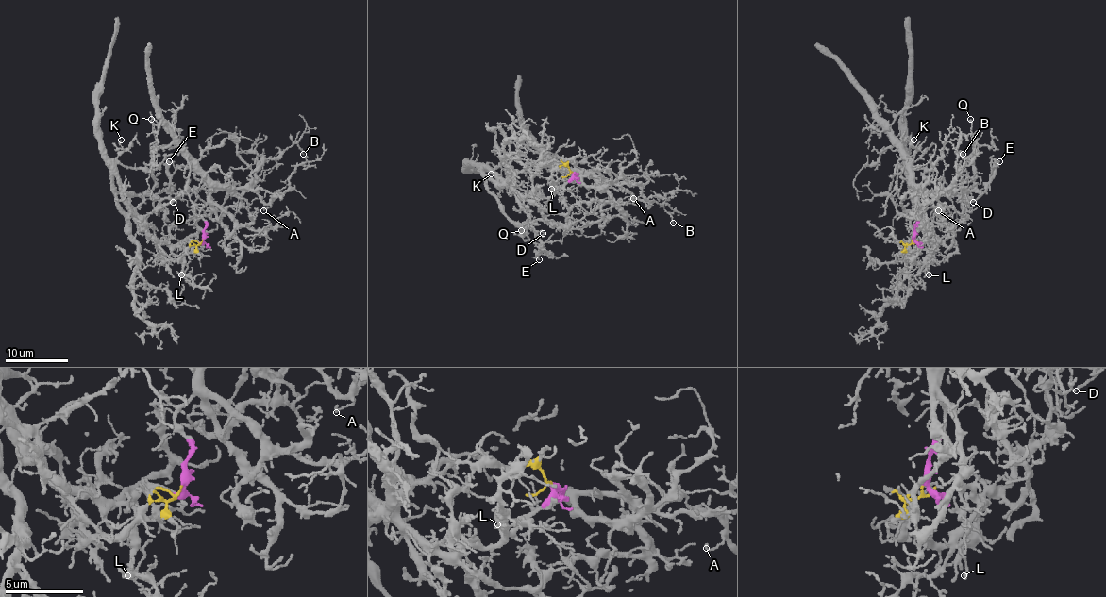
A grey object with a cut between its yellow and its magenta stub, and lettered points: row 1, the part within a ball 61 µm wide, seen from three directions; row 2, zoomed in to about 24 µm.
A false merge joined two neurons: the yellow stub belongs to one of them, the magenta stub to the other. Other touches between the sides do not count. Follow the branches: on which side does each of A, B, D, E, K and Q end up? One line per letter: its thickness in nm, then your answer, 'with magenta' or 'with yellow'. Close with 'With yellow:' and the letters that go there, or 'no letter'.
A: calibre 110 nm; with magenta
B: calibre 90 nm; with magenta
D: calibre 130 nm; with yellow
E: calibre 140 nm; with yellow
K: calibre 180 nm; with yellow
Q: calibre 190 nm; with yellow
With yellow: D, E, K, Q

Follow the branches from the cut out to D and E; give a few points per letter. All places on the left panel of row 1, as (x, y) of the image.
D: (202, 239), (173, 256), (116, 205), (118, 193), (166, 191), (173, 201)
E: (202, 239), (173, 256), (116, 205), (118, 193), (171, 190), (171, 174), (166, 164), (170, 160)

